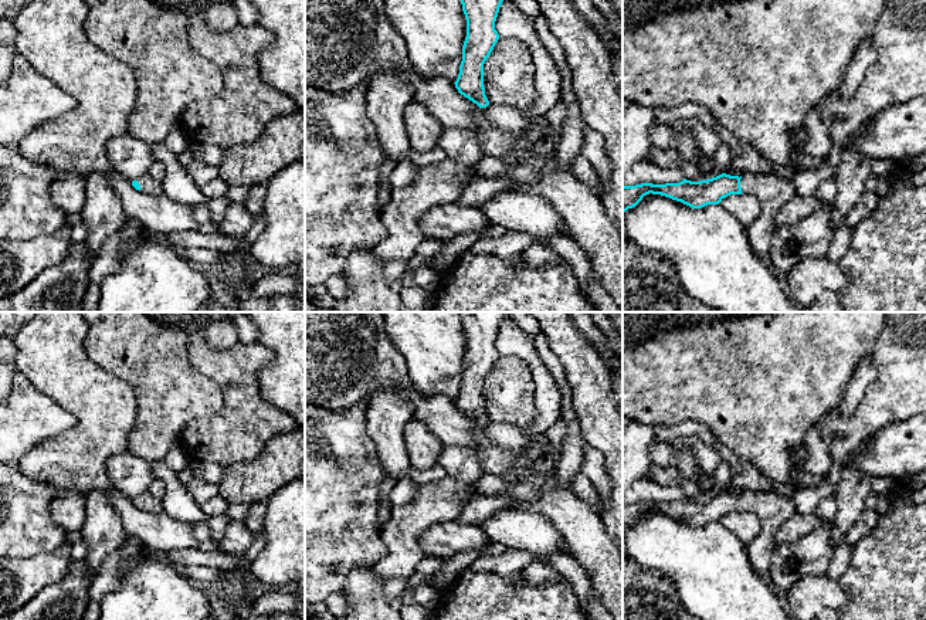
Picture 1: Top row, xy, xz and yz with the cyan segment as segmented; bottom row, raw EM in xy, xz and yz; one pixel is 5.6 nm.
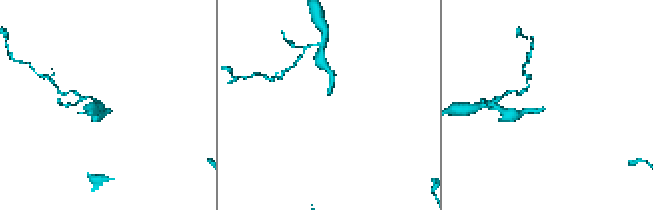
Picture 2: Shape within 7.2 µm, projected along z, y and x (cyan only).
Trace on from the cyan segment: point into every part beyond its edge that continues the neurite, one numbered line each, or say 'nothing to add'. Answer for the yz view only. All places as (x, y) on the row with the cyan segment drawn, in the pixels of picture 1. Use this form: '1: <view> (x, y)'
1: yz (773, 192)

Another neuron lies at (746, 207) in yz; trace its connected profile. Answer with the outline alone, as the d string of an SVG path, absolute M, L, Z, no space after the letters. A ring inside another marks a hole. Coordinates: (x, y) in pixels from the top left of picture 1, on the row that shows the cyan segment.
M730 194L719 206L735 216L746 228L749 228L762 211L760 201L753 194Z

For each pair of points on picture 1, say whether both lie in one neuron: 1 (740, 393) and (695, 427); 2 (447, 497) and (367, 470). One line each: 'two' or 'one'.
1: two
2: two

